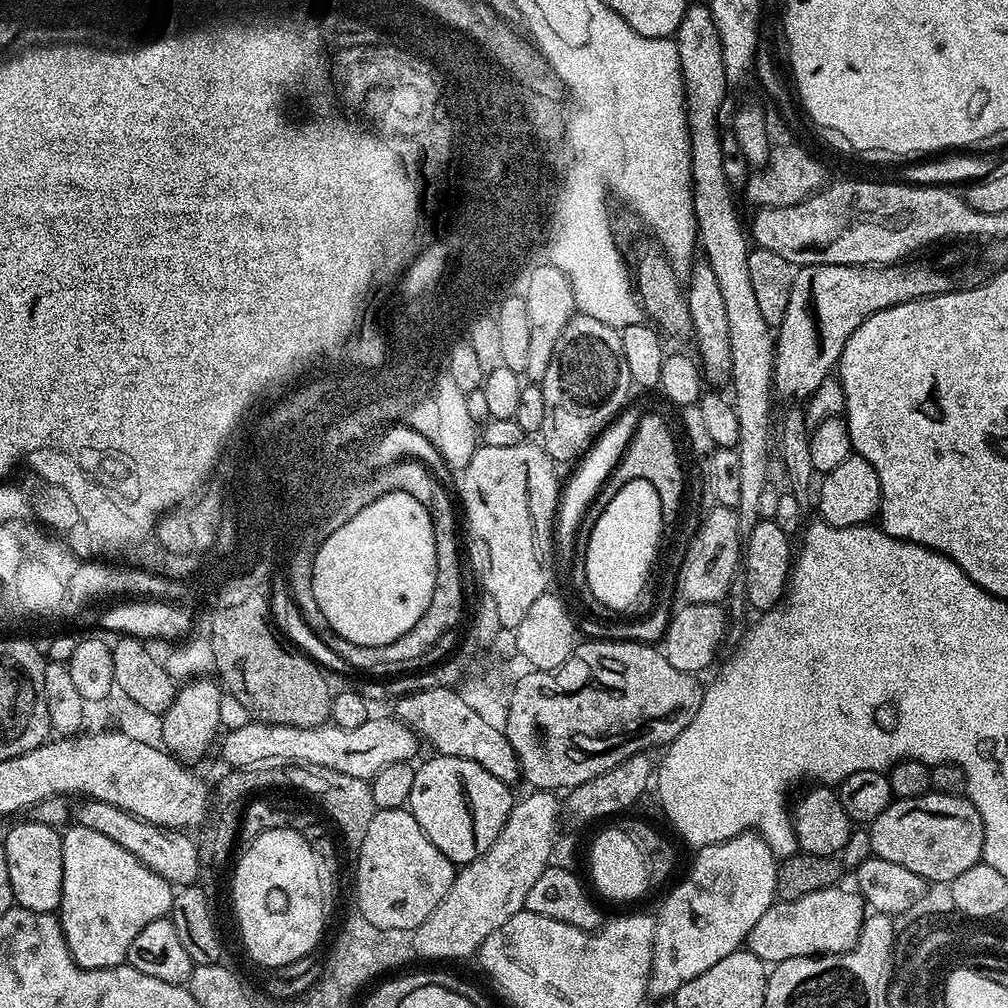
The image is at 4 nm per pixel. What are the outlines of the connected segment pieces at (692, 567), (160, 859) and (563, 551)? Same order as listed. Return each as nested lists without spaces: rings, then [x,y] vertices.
[[[712,506],[712,509],[709,510],[708,513],[705,511],[703,513],[704,521],[700,524],[700,529],[696,532],[696,537],[693,538],[692,541],[688,544],[688,549],[684,552],[684,557],[680,560],[680,569],[676,572],[676,592],[678,595],[681,596],[681,601],[684,604],[718,604],[721,603],[725,598],[724,595],[727,594],[728,591],[732,588],[732,583],[737,583],[738,580],[738,573],[741,571],[742,568],[742,541],[740,538],[740,531],[738,530],[738,518],[736,517],[735,511],[731,508],[722,508],[719,506]]]
[[[85,799],[81,801],[77,810],[73,811],[75,823],[82,828],[97,830],[100,834],[106,834],[111,841],[130,850],[136,858],[154,870],[156,874],[168,880],[174,886],[189,887],[195,885],[200,871],[200,859],[197,856],[197,843],[195,839],[188,838],[187,833],[177,829],[159,827],[157,824],[148,823],[137,818],[120,807],[112,806],[101,800]]]
[[[634,404],[621,409],[607,428],[601,431],[600,436],[593,441],[592,447],[584,454],[579,461],[574,476],[565,483],[561,491],[561,497],[557,505],[557,519],[554,528],[554,542],[556,545],[557,555],[564,559],[564,562],[571,561],[573,554],[574,534],[577,533],[577,526],[580,524],[581,516],[585,512],[586,506],[595,498],[604,484],[605,479],[616,468],[620,456],[625,452],[630,438],[640,421],[642,415],[641,409],[638,410]]]

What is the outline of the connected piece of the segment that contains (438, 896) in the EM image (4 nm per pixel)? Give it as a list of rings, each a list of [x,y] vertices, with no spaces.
[[[407,807],[394,810],[379,810],[366,830],[366,838],[358,849],[356,860],[356,904],[358,911],[368,922],[386,930],[415,930],[446,898],[450,886],[454,882],[458,868],[451,860],[426,838],[422,826],[408,811]]]

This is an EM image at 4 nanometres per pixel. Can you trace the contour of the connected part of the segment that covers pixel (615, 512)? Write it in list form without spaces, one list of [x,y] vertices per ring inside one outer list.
[[[635,480],[626,482],[608,505],[602,510],[602,518],[594,522],[594,530],[590,534],[590,546],[586,546],[586,566],[584,580],[592,591],[592,596],[600,604],[608,608],[628,608],[644,592],[644,583],[652,572],[652,563],[656,560],[656,551],[660,548],[660,531],[666,527],[662,514],[662,502],[658,498],[658,490],[650,486],[650,482]]]

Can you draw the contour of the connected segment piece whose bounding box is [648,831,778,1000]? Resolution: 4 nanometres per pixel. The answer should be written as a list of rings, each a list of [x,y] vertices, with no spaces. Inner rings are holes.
[[[755,831],[743,832],[722,843],[707,844],[697,849],[694,864],[686,878],[667,896],[660,912],[656,914],[654,958],[648,976],[648,993],[651,999],[673,997],[676,992],[703,971],[726,958],[727,954],[739,951],[745,943],[754,923],[762,918],[776,898],[777,857],[769,844]]]

